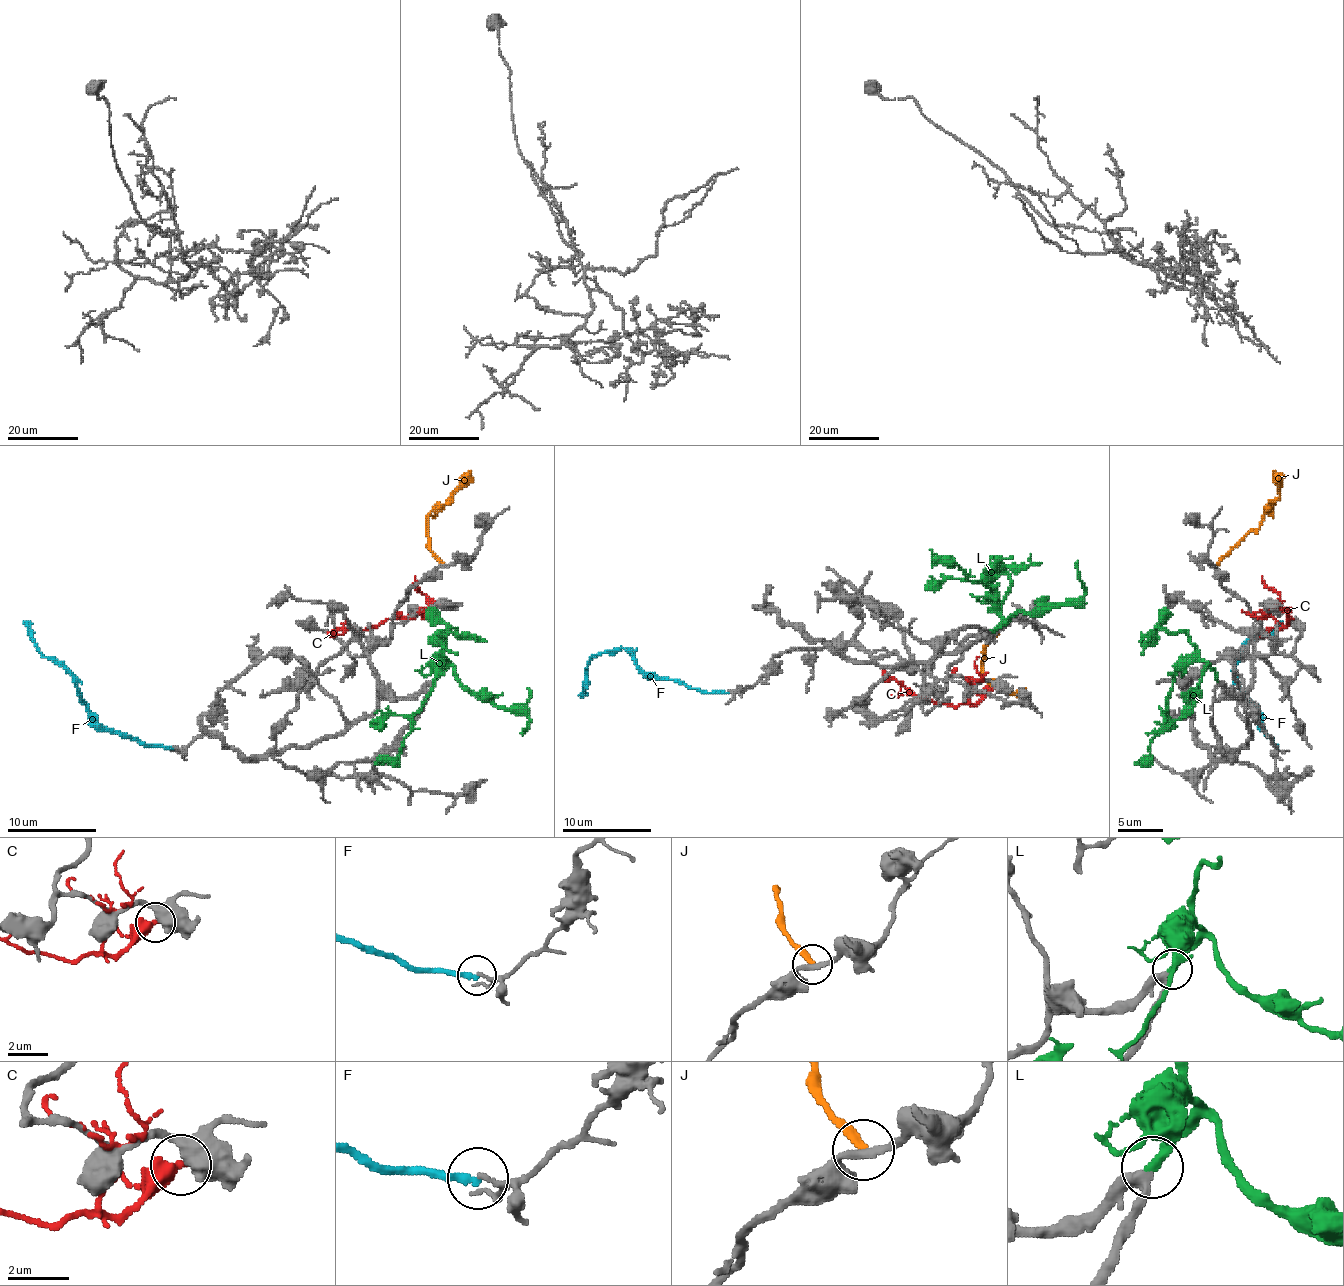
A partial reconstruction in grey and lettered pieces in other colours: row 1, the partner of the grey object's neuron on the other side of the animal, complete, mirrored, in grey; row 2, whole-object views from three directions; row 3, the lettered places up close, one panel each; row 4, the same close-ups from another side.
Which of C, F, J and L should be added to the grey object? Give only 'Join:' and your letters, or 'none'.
Join: L

